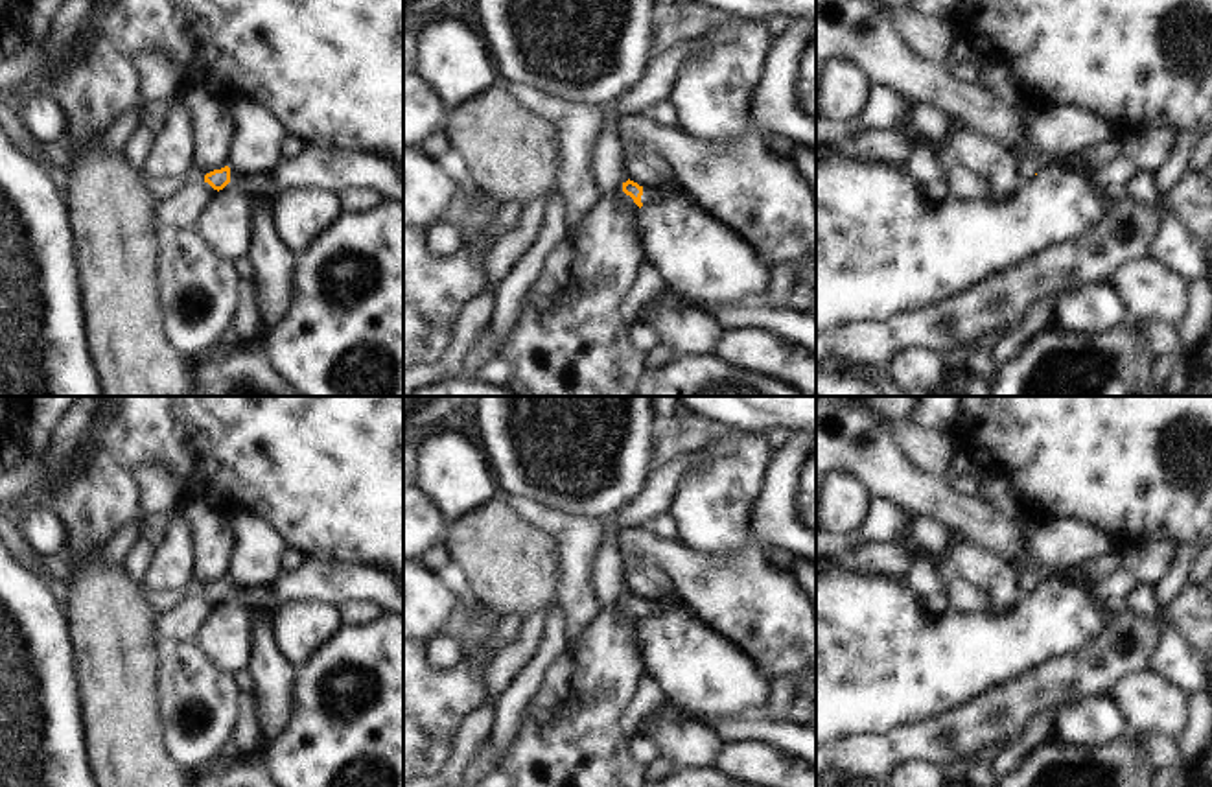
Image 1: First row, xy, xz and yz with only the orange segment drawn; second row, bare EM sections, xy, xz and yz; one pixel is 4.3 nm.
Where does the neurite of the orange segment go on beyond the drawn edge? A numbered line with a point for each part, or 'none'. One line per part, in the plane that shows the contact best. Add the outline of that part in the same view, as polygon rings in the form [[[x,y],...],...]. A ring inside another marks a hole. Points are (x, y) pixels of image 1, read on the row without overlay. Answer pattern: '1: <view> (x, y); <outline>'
1: xz (676, 599); [[[676,590],[665,597],[643,601],[641,616],[643,619],[650,619],[654,616],[667,616],[674,608],[685,606],[685,595]]]

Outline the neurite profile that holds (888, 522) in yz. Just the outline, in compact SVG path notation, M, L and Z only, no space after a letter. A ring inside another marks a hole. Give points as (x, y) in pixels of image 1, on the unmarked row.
M871 494L868 518L855 533L851 546L857 538L871 540L880 546L892 546L912 551L912 525L915 516L901 503Z

